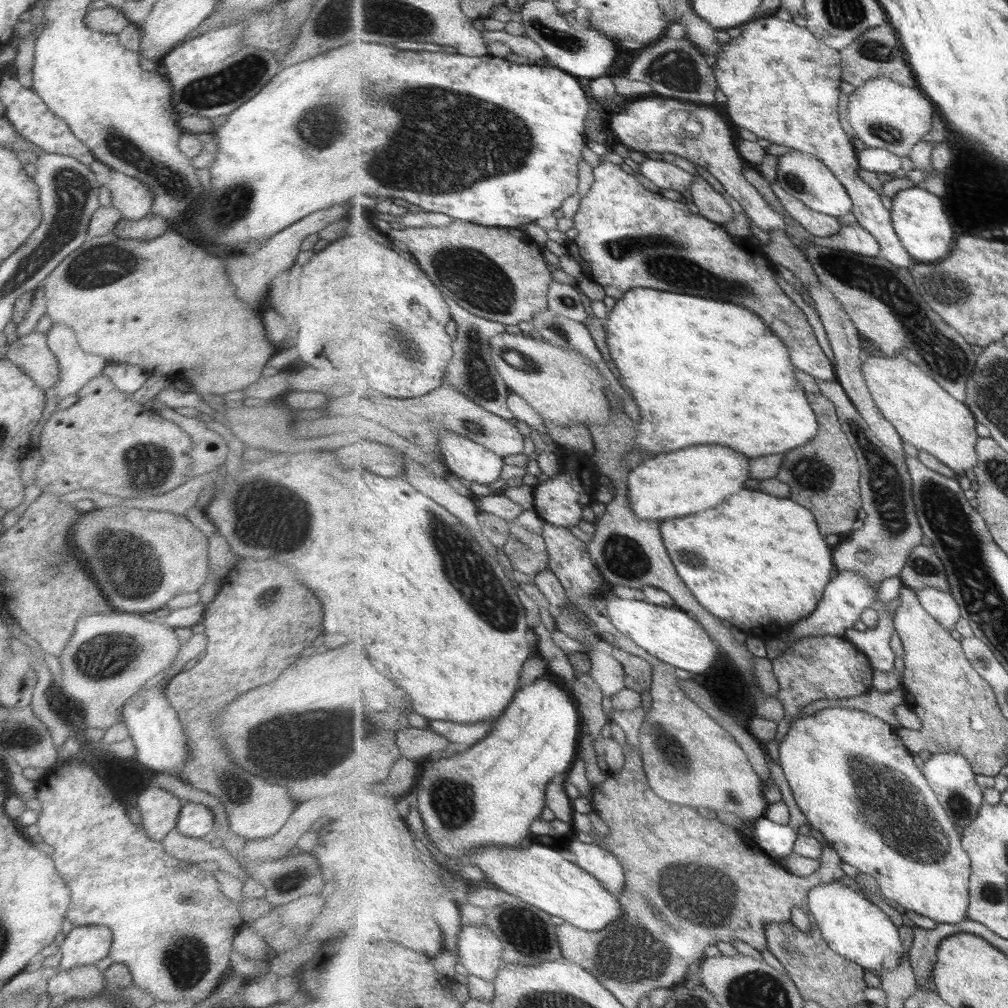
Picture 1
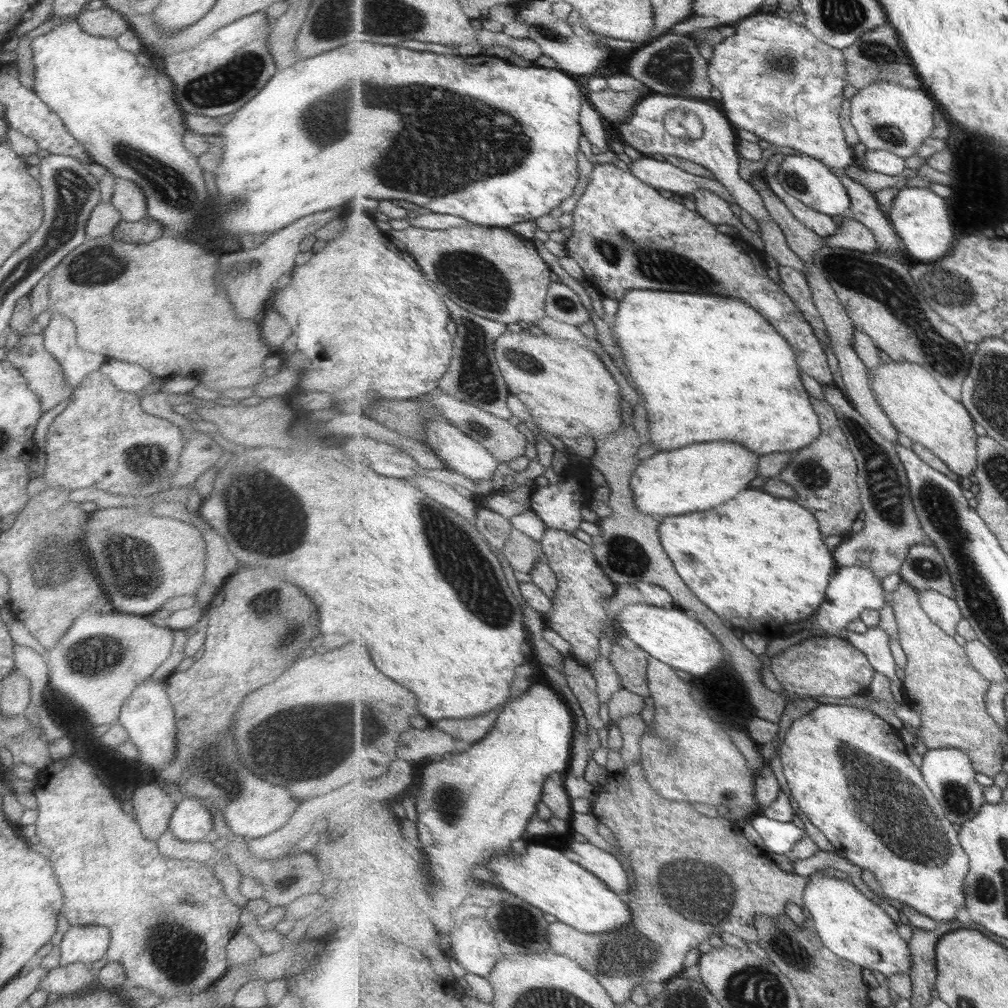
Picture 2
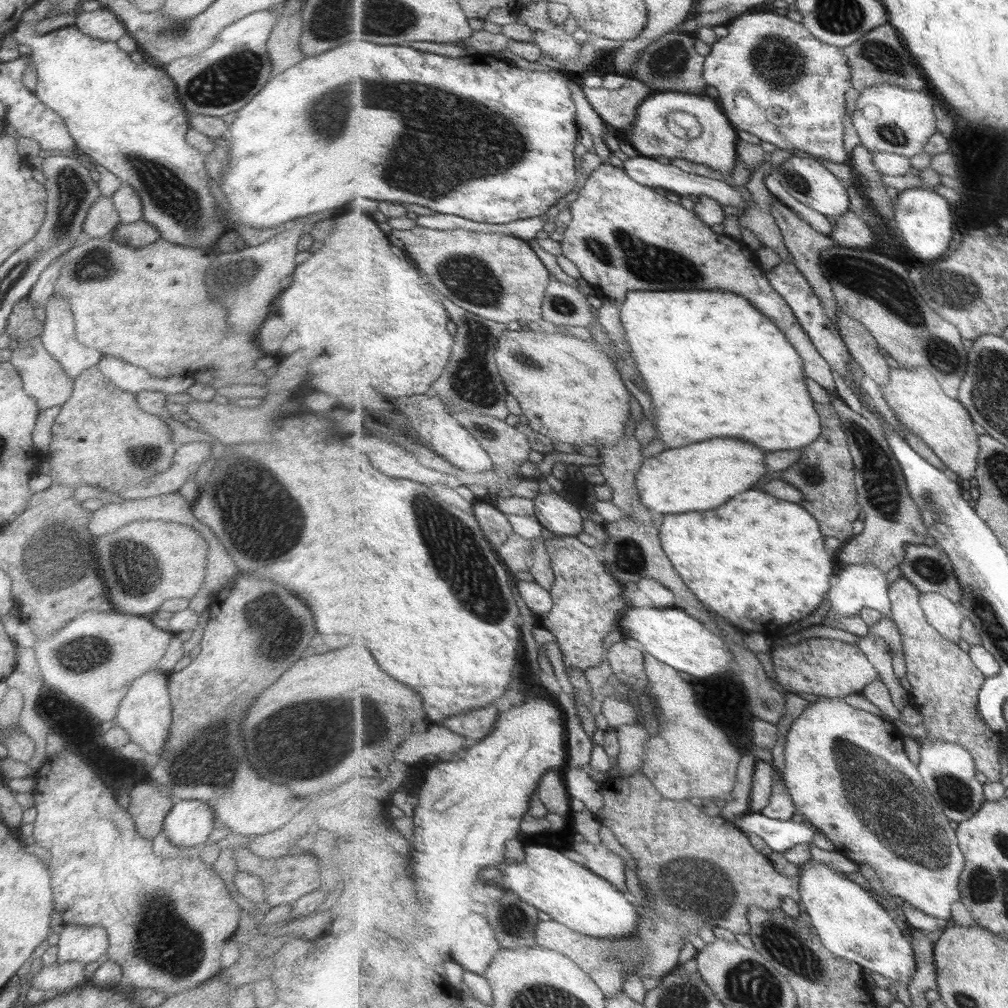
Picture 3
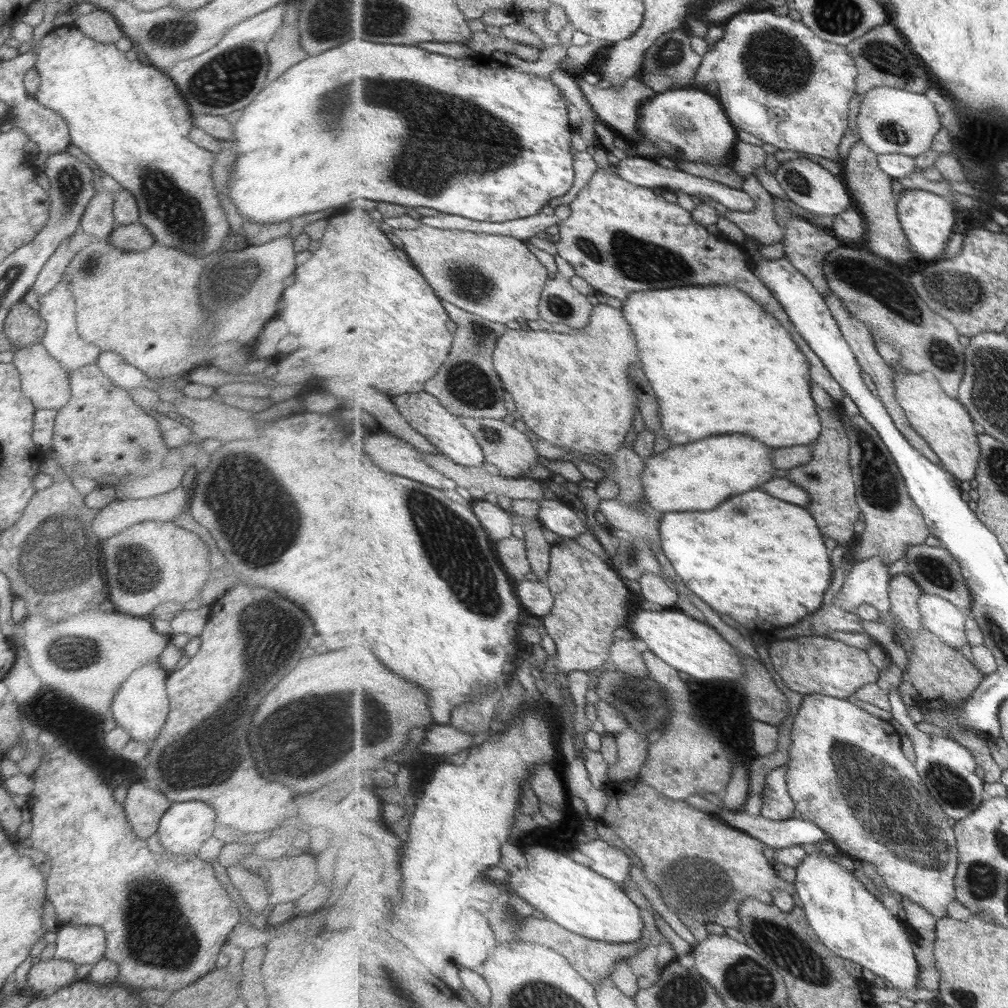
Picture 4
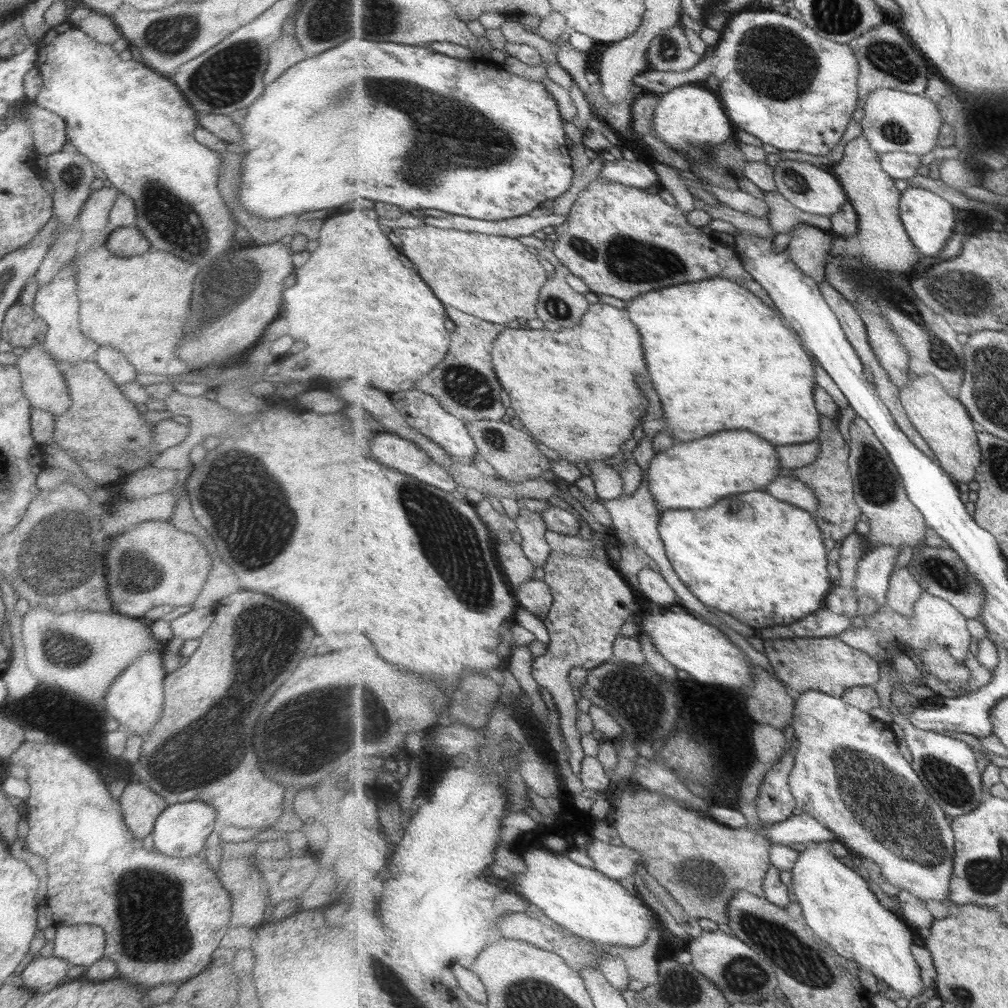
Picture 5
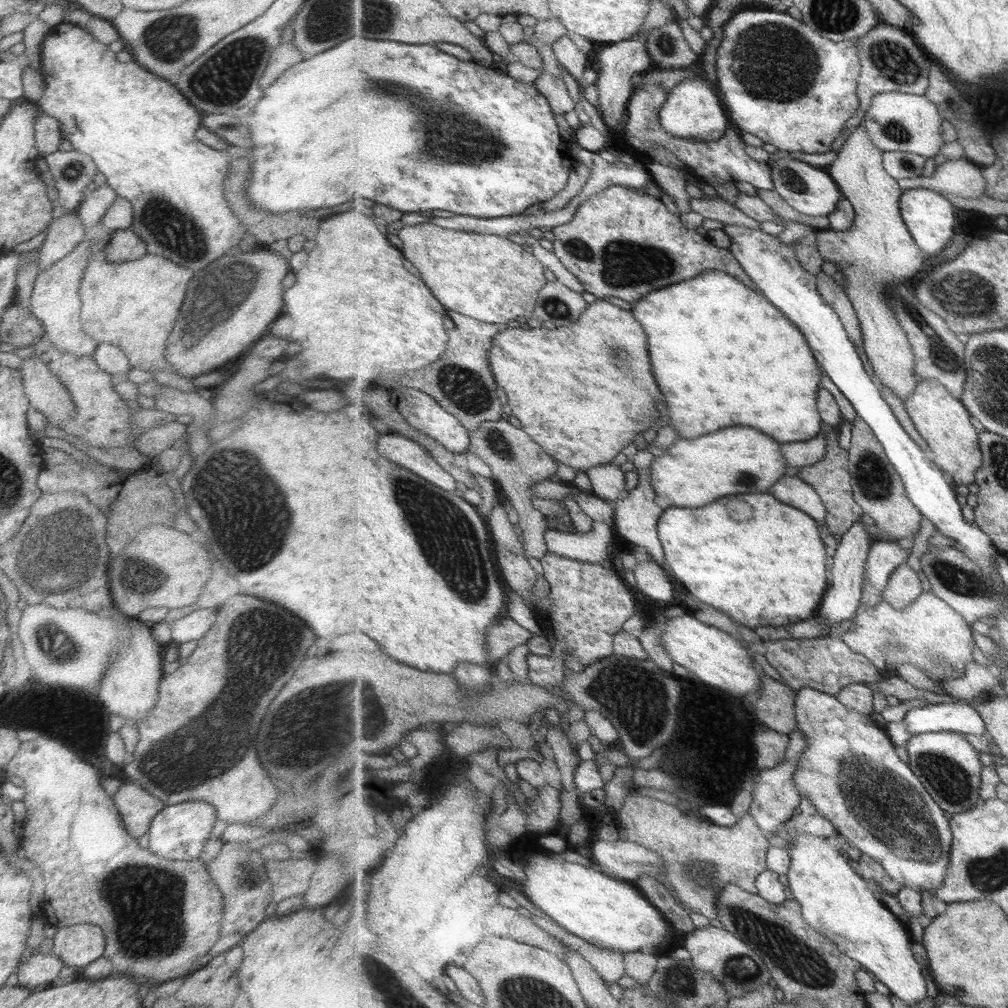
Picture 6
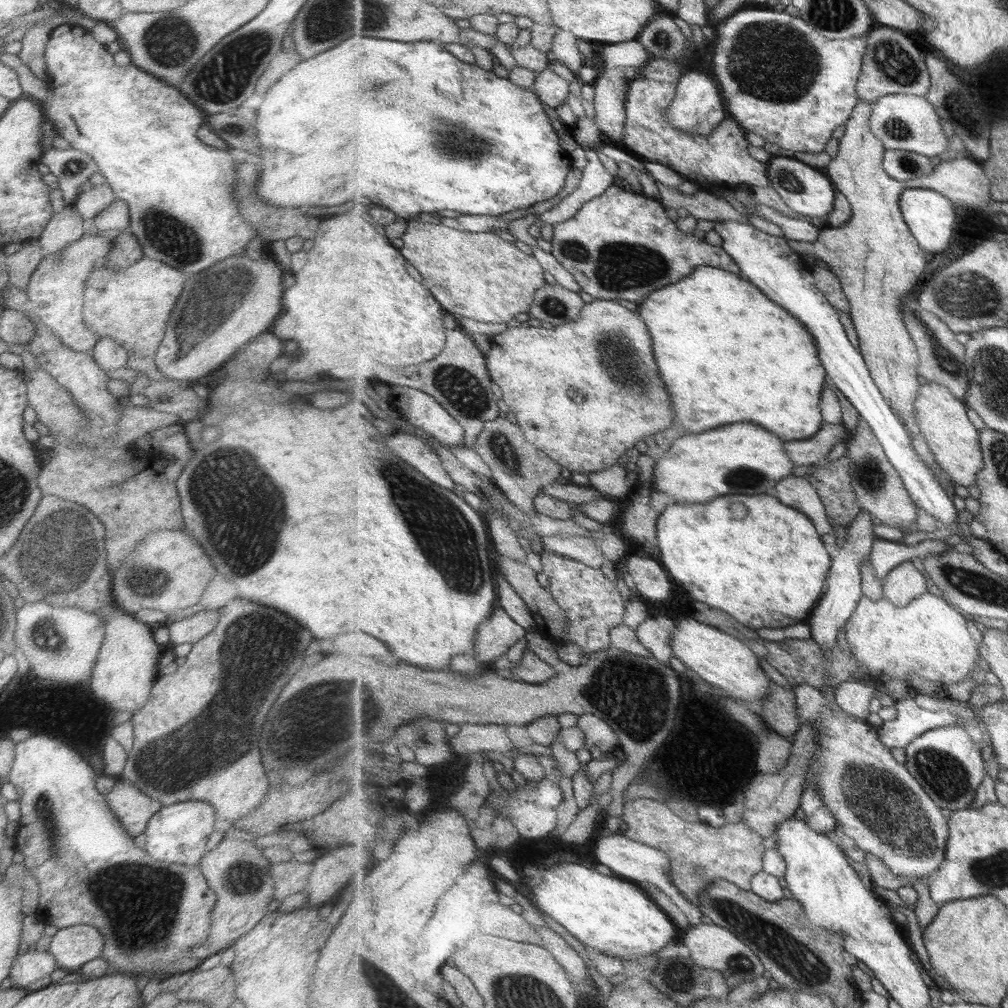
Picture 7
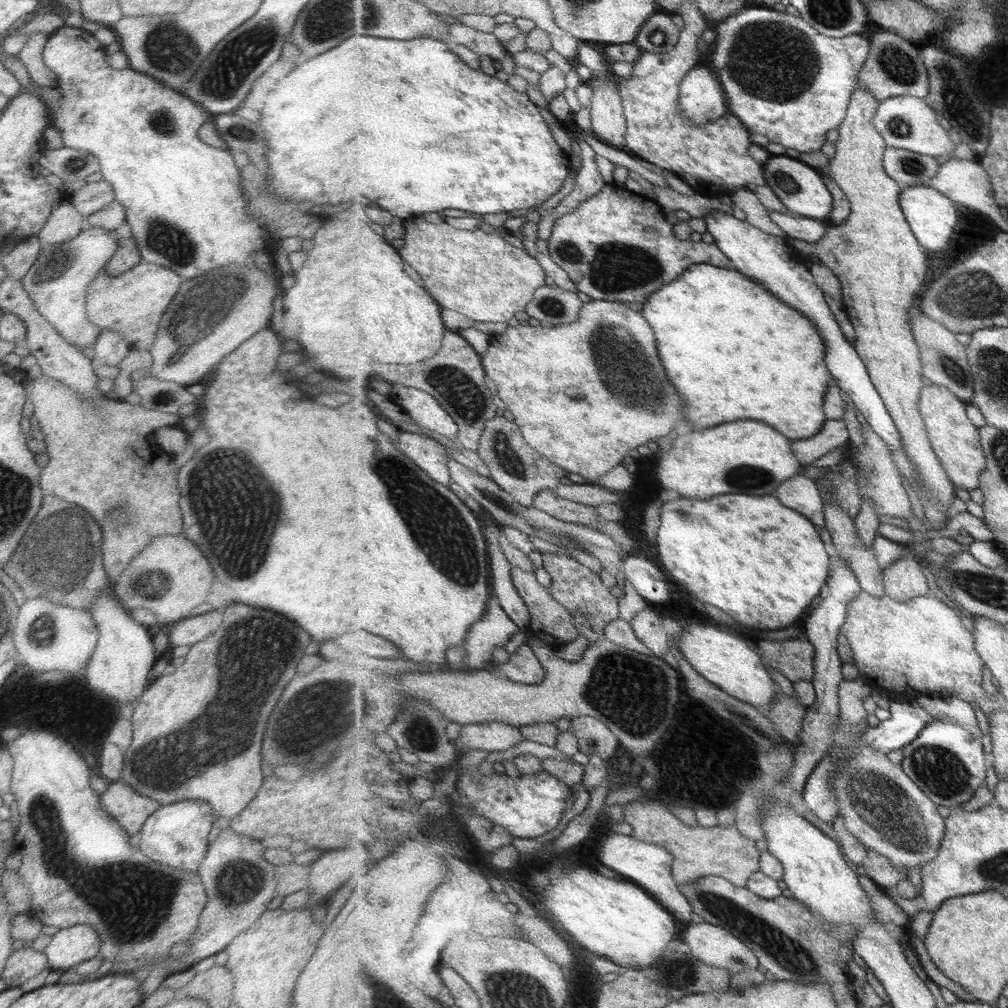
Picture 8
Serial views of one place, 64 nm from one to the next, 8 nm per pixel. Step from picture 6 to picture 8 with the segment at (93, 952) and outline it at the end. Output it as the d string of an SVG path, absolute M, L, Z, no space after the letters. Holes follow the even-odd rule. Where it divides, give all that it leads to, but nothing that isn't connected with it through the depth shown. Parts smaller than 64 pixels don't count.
M89 925L59 929L43 948L49 971L67 970L80 962L98 956L101 941Z

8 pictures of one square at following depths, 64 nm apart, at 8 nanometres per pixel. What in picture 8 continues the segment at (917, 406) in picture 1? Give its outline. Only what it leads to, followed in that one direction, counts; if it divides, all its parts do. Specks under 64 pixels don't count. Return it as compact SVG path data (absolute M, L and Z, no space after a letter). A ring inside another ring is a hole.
M927 383L920 399L920 412L924 416L933 448L957 488L980 489L980 476L988 465L981 442L980 428L967 416L968 402L959 399L949 388Z

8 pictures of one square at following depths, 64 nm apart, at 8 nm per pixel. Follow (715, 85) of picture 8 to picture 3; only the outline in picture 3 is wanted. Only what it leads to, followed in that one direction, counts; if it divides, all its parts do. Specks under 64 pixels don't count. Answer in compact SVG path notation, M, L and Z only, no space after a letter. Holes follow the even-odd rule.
M665 91L646 98L638 110L637 122L633 129L625 134L625 140L638 152L638 155L655 159L658 156L667 159L685 159L692 163L703 164L718 170L727 178L733 176L733 168L737 163L738 130L732 125L724 108L713 100L713 92L708 94L689 94L681 91ZM671 112L689 112L702 128L697 138L679 138L667 128L667 114Z

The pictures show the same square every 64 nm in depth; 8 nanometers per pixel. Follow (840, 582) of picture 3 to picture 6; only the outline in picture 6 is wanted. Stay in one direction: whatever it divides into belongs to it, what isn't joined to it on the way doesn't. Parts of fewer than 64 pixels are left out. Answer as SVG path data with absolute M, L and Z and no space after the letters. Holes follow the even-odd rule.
M876 540L865 565L864 580L869 580L873 588L879 588L883 592L891 574L899 568L899 565L907 562L909 555L909 552L898 543Z

